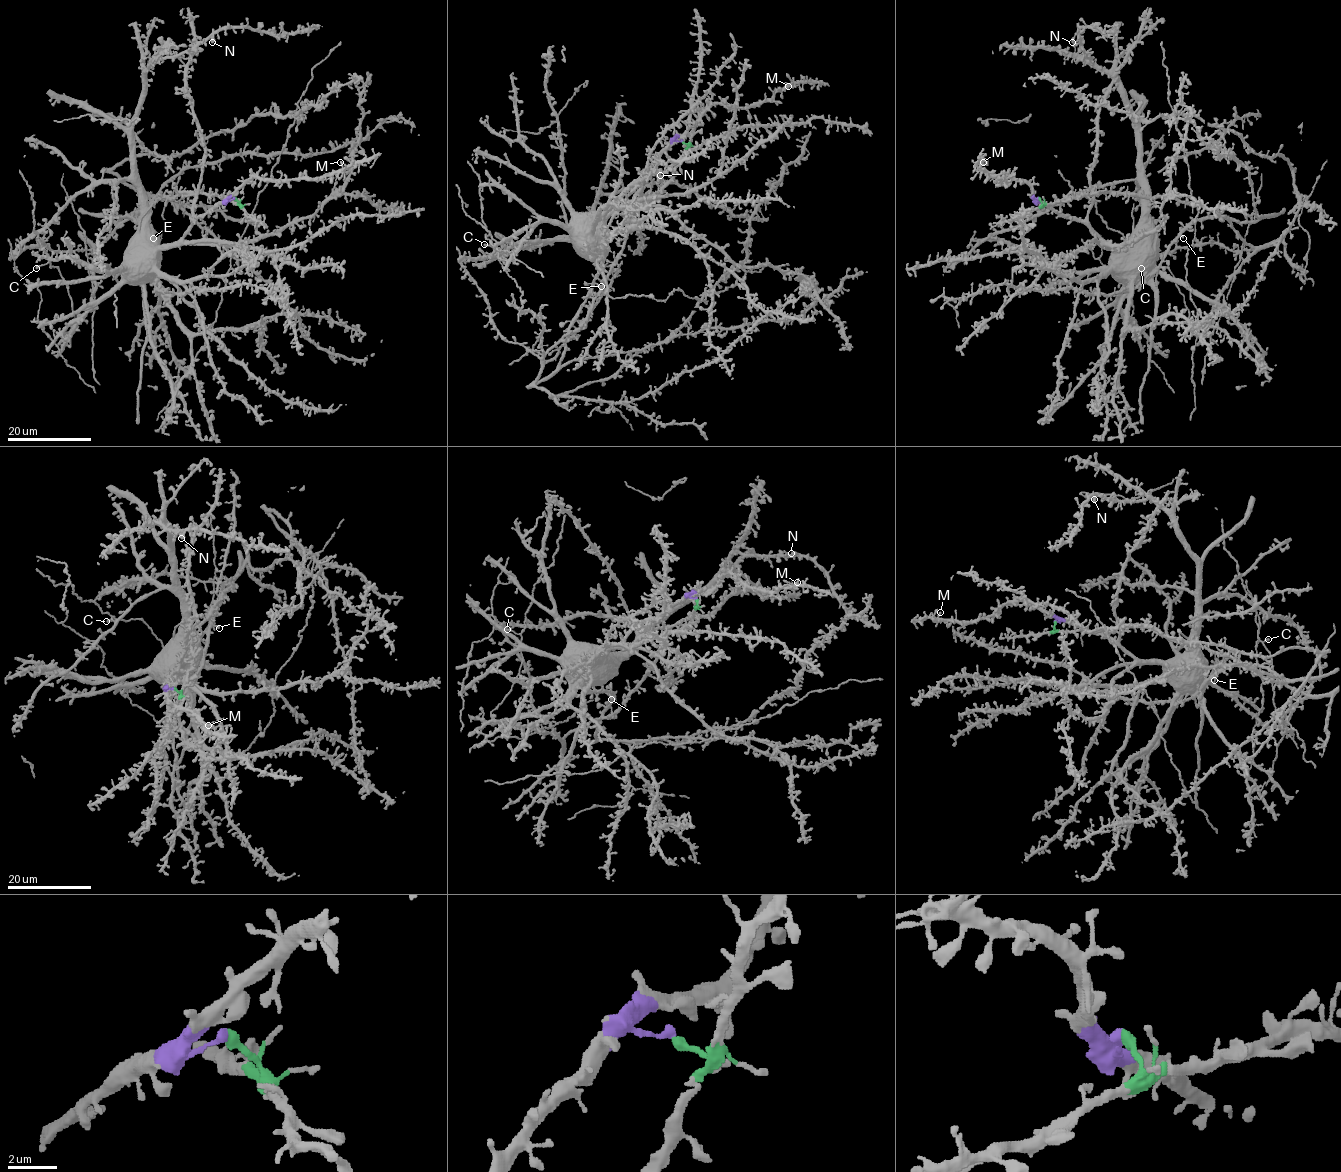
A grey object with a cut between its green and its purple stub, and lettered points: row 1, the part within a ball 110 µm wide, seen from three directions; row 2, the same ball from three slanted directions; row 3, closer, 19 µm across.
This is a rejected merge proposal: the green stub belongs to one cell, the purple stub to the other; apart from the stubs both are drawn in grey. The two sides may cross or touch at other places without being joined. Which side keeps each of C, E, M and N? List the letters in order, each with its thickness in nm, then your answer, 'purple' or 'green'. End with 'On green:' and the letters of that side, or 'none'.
C: calibre 360 nm; green
E: calibre 280 nm; green
M: calibre 200 nm; purple
N: calibre 400 nm; purple
On green: C, E

